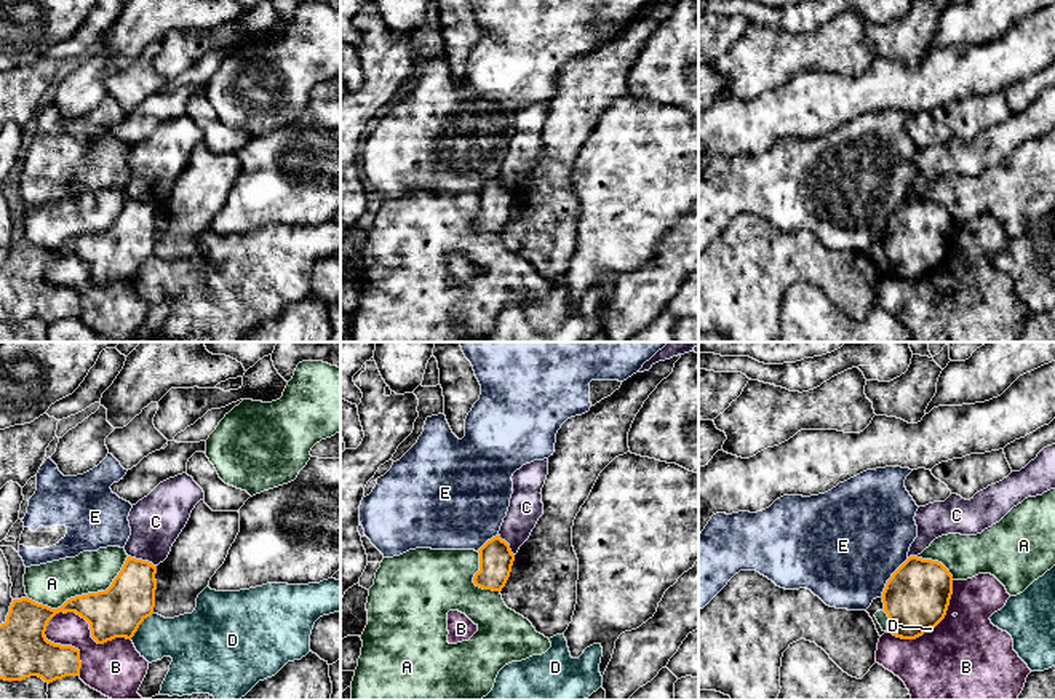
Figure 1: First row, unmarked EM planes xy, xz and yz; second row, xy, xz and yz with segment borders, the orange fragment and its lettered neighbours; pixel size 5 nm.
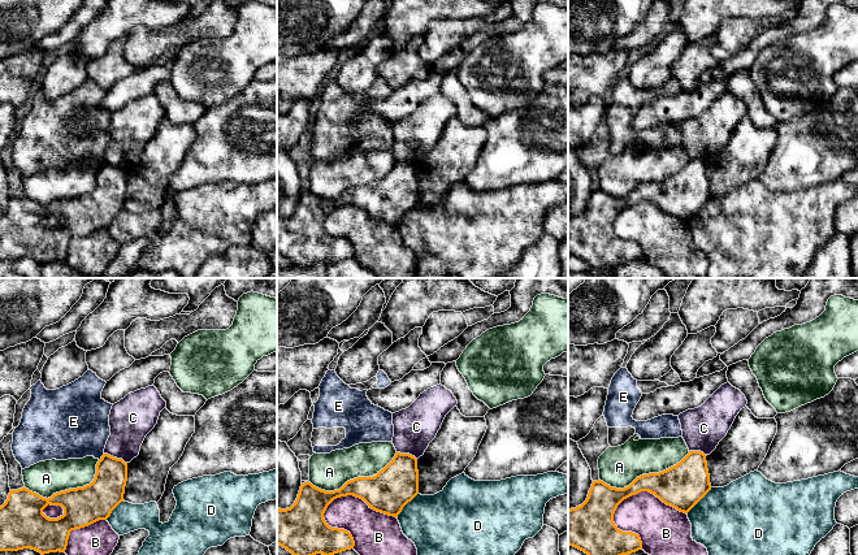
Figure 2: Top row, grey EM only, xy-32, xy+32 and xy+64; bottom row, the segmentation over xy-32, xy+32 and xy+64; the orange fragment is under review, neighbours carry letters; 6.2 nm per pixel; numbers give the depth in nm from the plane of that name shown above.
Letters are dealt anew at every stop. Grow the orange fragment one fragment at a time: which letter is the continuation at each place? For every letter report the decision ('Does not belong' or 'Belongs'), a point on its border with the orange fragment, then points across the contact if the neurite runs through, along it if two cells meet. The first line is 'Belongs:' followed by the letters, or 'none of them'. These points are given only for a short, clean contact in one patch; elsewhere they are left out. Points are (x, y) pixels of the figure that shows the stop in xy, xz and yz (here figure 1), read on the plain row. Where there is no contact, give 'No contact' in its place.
Belongs: none of them
A: Does not belong. Touches orange at xy (82, 237)
B: Does not belong. Touches orange at xy (90, 267)
C: Does not belong. Touches orange at xy (141, 202). Boundary: xy (128, 197), (147, 202), (155, 208)
D: Does not belong. Touches orange at xy (139, 266). Boundary: xy (152, 254), (130, 280)
E: Does not belong. Touches orange at yz (891, 219)

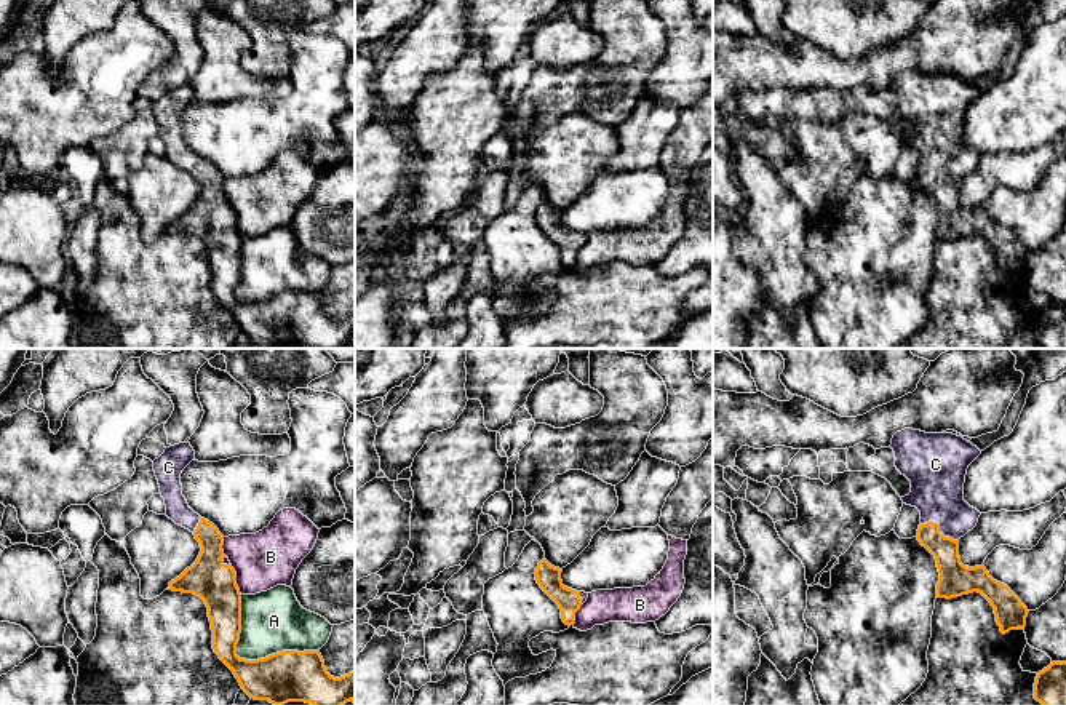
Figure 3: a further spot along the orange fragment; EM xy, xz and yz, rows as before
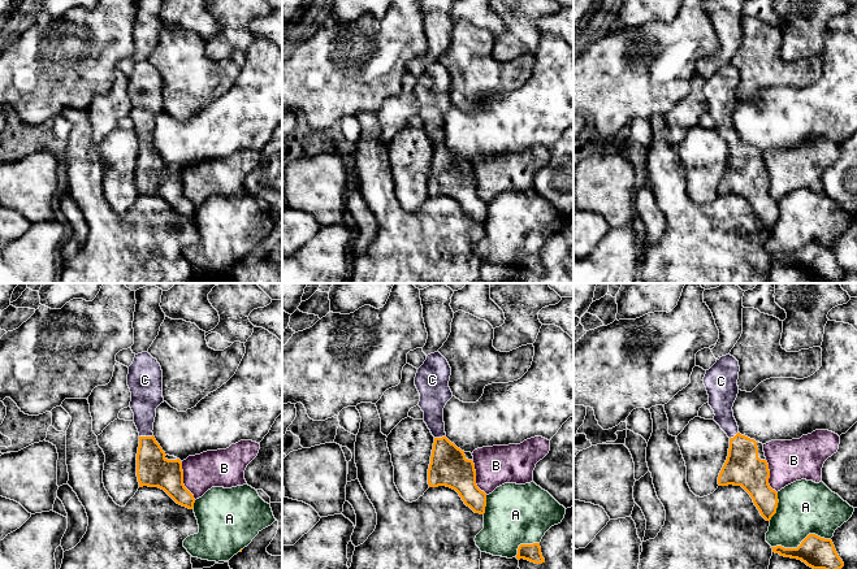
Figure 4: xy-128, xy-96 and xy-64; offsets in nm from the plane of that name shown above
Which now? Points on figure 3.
Belongs: C
A: Does not belong. Touches orange at xy (248, 302)
B: Does not belong. Touches orange at xy (235, 223). Boundary: xy (230, 208), (242, 235)
C: Belongs. Touches orange at yz (938, 170). Path across: yz (953, 216), (938, 170), (937, 120)

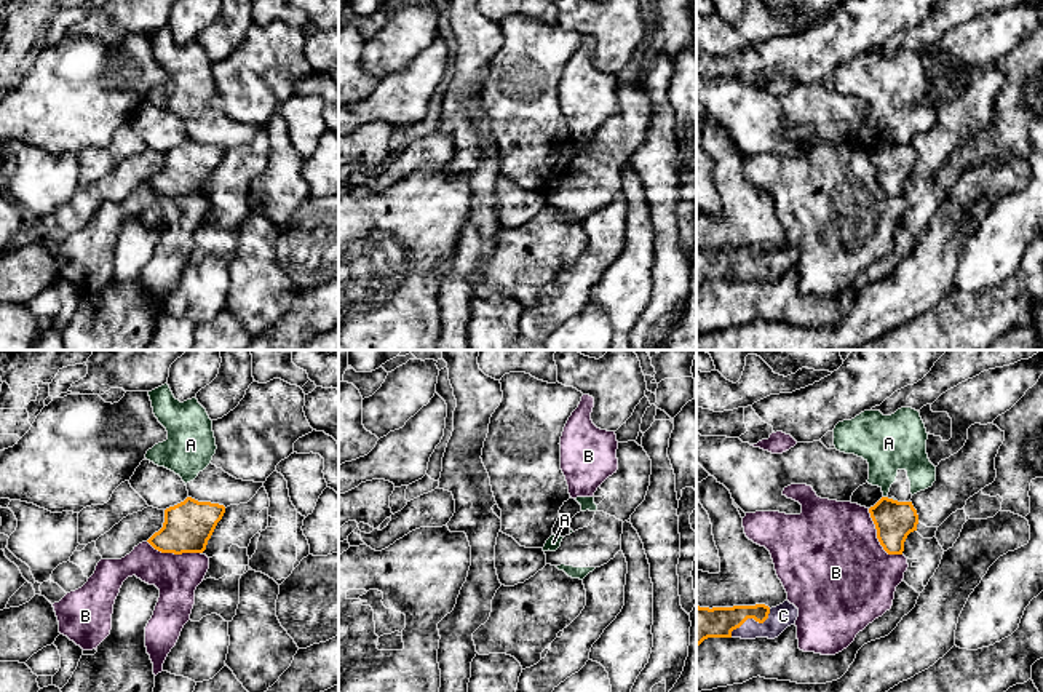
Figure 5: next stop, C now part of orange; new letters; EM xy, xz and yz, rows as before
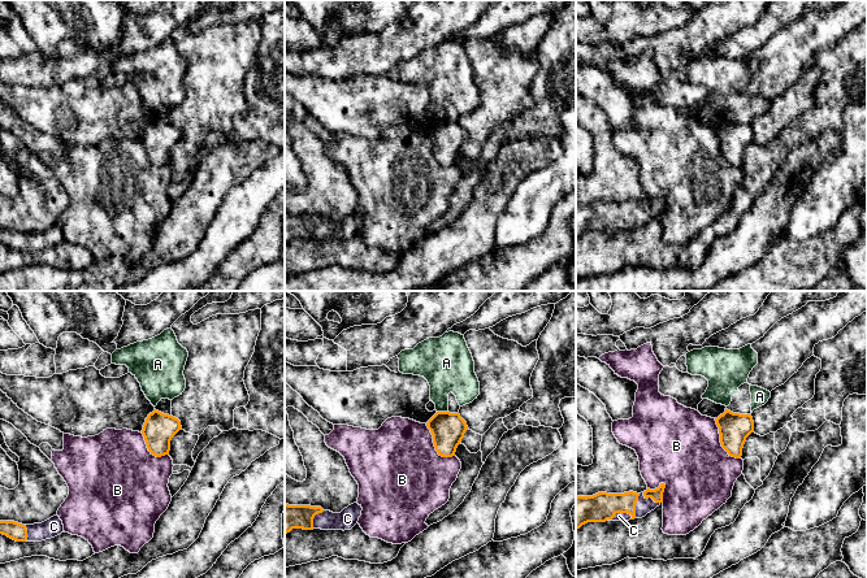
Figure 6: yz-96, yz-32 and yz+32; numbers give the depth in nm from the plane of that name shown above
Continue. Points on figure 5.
Belongs: C
A: Does not belong. Touches orange at yz (885, 139). Boundary: yz (884, 138), (887, 139)
B: Does not belong. Touches orange at yz (877, 179)
C: Belongs. Touches orange at yz (751, 259)

